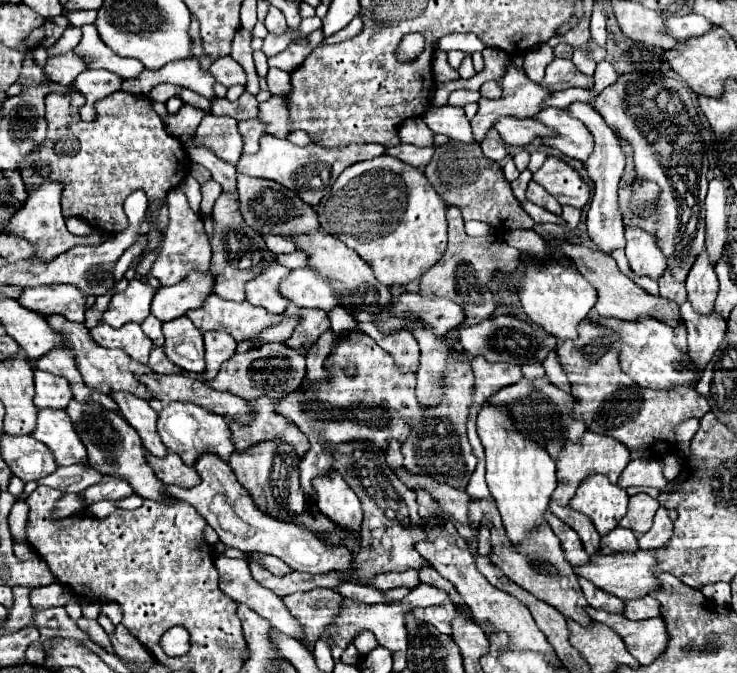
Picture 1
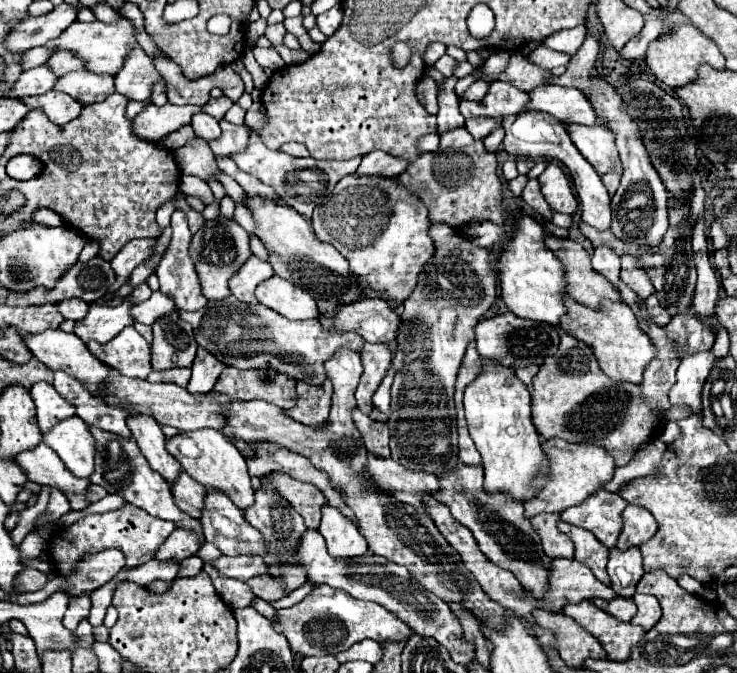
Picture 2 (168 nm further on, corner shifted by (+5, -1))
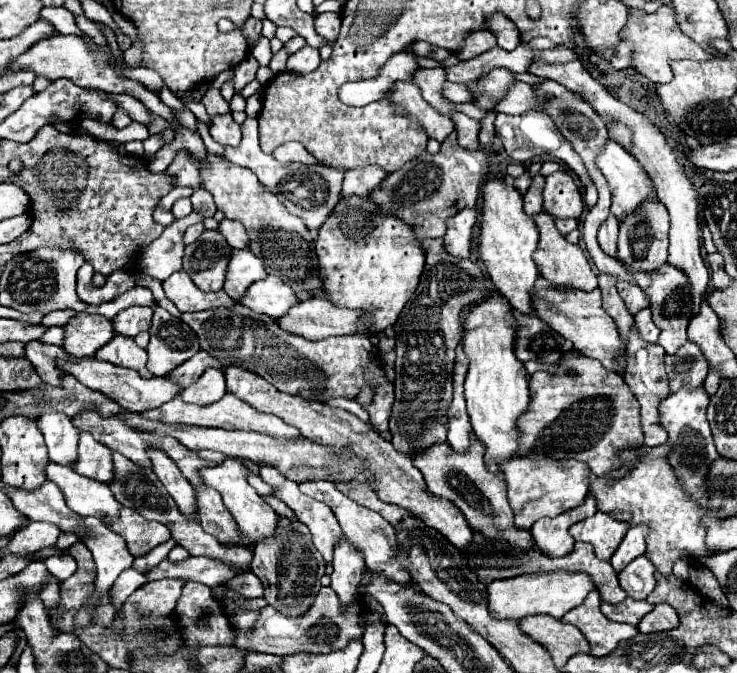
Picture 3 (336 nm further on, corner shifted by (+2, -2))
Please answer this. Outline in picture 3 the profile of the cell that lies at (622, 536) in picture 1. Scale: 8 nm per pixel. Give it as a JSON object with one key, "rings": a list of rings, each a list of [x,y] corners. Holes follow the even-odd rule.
{"rings":[[[639,556],[619,572],[619,584],[627,592],[627,596],[635,600],[645,600],[649,592],[655,588],[653,574],[653,564],[649,564],[645,556]]]}

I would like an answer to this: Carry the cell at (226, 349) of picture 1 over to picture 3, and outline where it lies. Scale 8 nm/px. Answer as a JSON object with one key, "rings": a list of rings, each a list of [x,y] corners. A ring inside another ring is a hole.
{"rings":[[[207,368],[199,380],[195,384],[191,384],[189,388],[185,388],[181,392],[181,398],[185,402],[193,402],[193,404],[209,404],[209,402],[217,402],[221,400],[221,396],[225,396],[225,376],[223,370],[217,368]]]}

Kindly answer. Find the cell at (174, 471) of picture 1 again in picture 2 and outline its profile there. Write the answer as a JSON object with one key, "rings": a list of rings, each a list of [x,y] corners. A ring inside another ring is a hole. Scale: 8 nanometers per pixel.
{"rings":[[[180,473],[178,481],[172,485],[172,495],[174,495],[176,505],[194,519],[202,517],[202,505],[204,505],[206,493],[208,493],[206,487],[194,481],[186,473]]]}

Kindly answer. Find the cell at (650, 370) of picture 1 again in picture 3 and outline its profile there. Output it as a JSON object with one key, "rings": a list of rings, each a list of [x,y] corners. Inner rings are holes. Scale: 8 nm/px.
{"rings":[[[539,278],[533,292],[535,292],[533,304],[535,304],[537,316],[543,318],[545,322],[549,322],[549,326],[553,326],[553,330],[557,330],[565,340],[571,340],[573,346],[581,354],[599,360],[607,370],[613,370],[613,372],[617,372],[621,366],[625,366],[625,362],[627,362],[625,344],[617,330],[615,320],[603,310],[601,290],[593,290],[593,292],[581,292],[581,290],[573,290],[573,288],[561,290],[561,288],[549,284],[545,278]]]}

